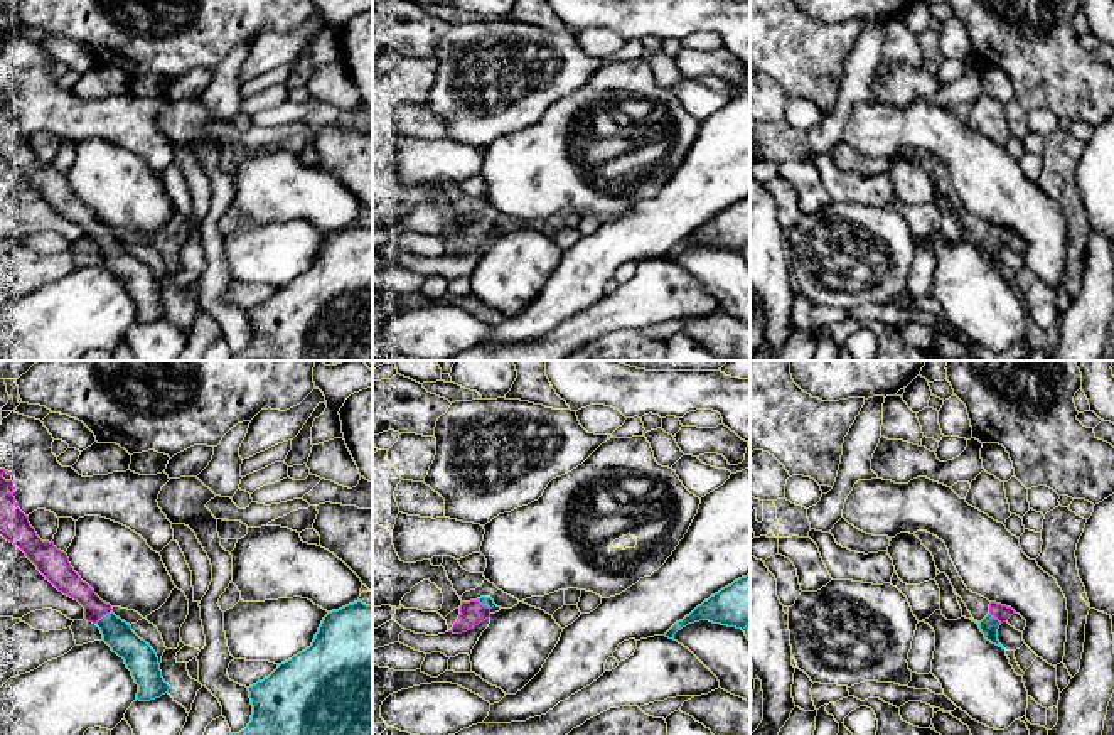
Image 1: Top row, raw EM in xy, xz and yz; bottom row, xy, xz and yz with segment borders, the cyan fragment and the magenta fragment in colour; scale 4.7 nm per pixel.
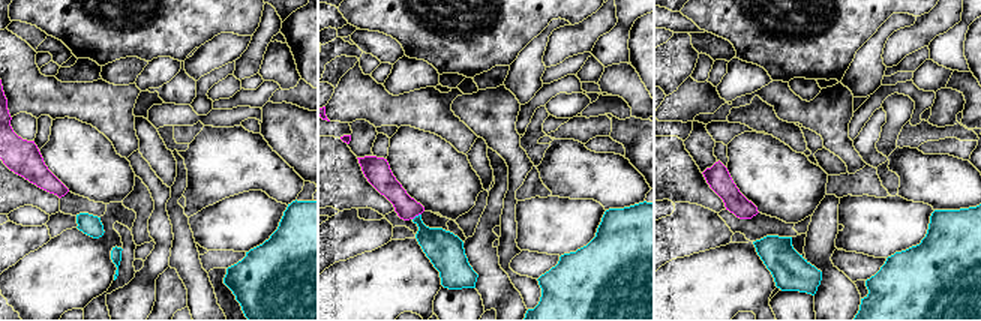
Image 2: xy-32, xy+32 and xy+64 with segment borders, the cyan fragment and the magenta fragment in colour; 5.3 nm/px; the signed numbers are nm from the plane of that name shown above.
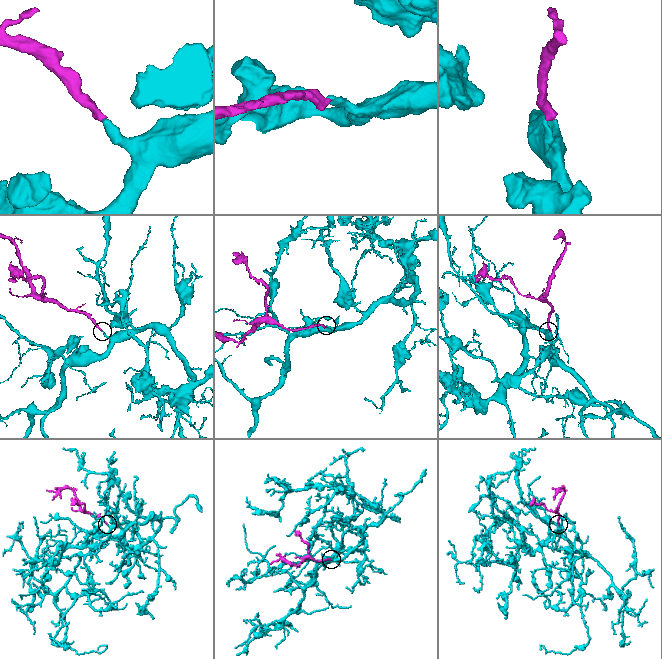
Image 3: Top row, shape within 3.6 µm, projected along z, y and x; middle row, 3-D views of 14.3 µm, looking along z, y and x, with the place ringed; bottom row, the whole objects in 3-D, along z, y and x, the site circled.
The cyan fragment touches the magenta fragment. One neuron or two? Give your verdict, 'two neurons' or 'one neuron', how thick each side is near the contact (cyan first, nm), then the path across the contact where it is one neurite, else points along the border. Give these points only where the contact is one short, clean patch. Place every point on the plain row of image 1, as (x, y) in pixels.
one neuron; calibres 140 and 120 nm; way xy (139, 277), (103, 238), (66, 203)

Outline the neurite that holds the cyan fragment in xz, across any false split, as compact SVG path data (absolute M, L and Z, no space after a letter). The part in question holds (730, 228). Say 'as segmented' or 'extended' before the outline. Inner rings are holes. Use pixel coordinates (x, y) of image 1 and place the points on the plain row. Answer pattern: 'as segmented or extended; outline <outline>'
as segmented; outline M750 197L735 202L731 207L711 217L689 238L676 244L664 258L674 261L678 253L699 243L743 253L750 246Z

